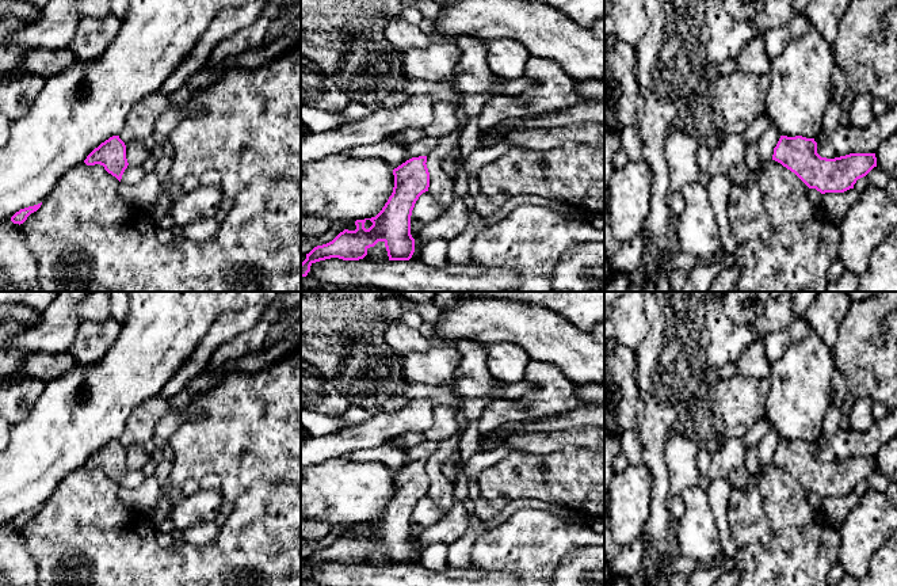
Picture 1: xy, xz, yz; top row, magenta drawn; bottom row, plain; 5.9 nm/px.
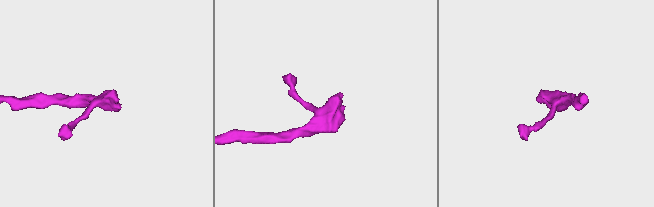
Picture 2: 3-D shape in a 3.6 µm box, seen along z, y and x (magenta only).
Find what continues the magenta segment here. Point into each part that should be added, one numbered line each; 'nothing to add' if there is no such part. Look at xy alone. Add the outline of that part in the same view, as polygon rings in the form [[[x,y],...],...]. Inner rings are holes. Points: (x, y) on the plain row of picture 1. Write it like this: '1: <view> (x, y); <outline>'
1: xy (133, 478); [[[142,468],[138,469],[127,469],[125,473],[121,486],[126,488],[137,488],[144,480],[145,480],[145,473]]]

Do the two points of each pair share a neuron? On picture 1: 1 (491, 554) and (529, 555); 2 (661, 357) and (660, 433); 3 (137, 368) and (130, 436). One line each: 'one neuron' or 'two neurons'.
1: one neuron
2: one neuron
3: two neurons

